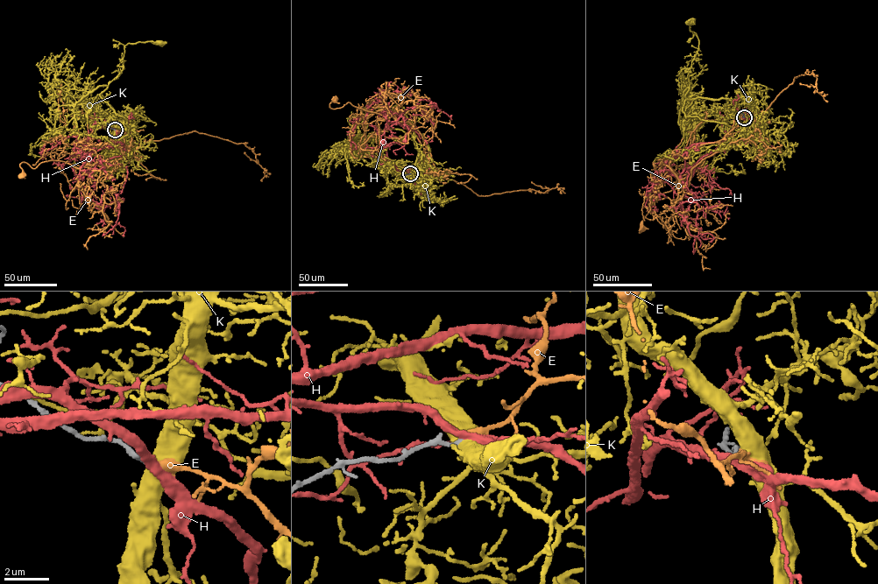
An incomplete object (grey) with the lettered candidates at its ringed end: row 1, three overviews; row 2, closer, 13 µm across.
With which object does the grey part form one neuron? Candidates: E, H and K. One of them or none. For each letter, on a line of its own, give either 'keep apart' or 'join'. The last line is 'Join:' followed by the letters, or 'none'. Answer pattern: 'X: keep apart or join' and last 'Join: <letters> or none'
E: join
H: keep apart
K: keep apart
Join: E

